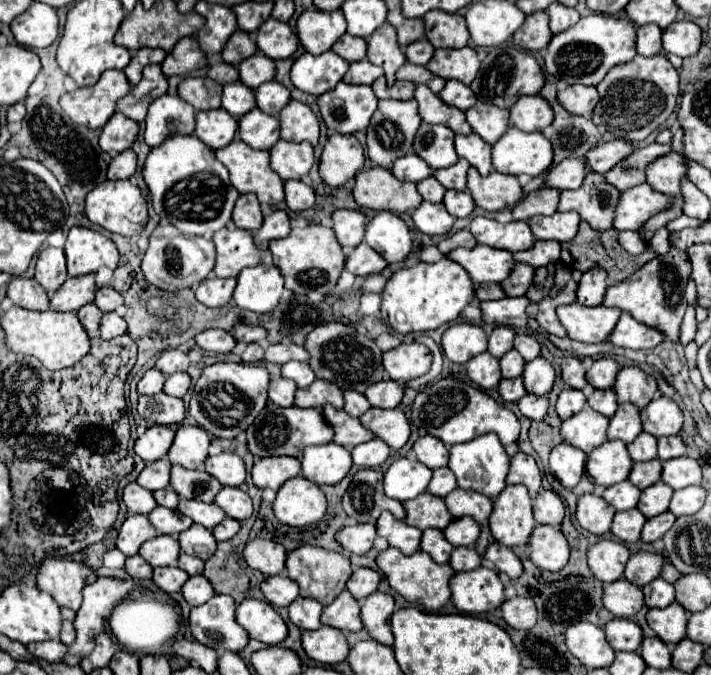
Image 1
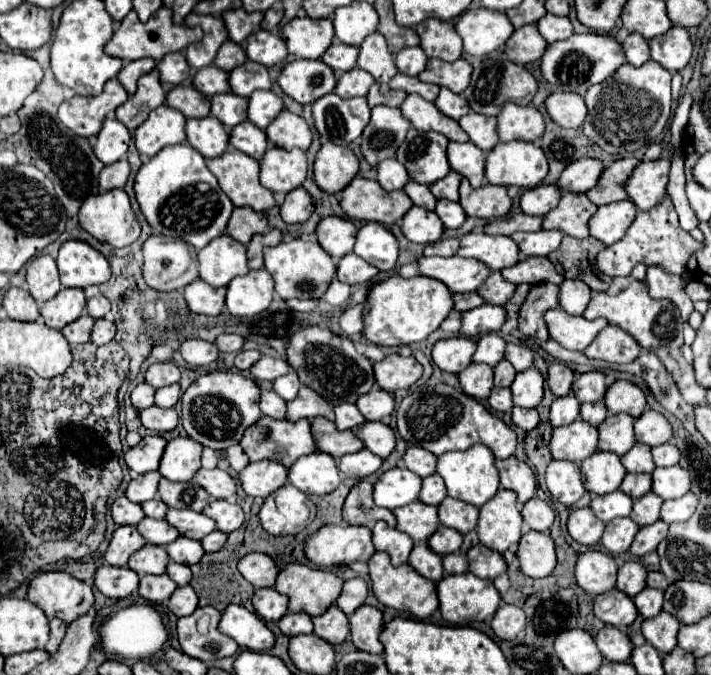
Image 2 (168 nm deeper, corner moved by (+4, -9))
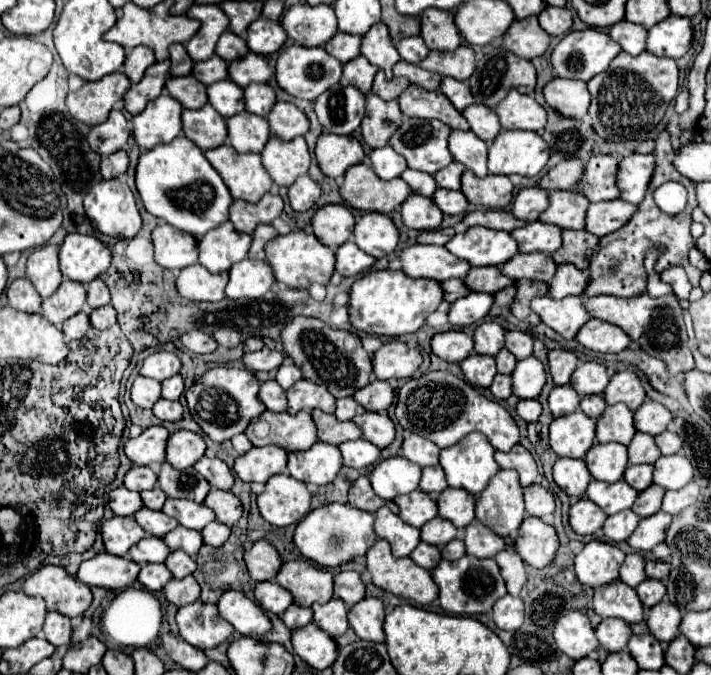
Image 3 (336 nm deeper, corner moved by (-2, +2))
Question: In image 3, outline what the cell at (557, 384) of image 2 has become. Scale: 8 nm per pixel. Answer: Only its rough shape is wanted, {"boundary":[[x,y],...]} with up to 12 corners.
{"boundary":[[562,348],[548,350],[556,386],[568,384],[578,358]]}

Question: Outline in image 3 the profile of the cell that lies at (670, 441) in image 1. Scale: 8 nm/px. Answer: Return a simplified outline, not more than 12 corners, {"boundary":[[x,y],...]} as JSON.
{"boundary":[[668,430],[656,436],[662,454],[676,454],[682,446]]}

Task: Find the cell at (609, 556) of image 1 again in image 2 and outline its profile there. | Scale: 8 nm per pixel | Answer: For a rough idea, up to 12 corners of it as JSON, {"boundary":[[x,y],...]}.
{"boundary":[[600,551],[580,555],[576,581],[600,595],[616,585],[618,565]]}

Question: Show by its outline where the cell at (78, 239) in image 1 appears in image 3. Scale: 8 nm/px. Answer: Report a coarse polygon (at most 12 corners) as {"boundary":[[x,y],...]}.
{"boundary":[[68,234],[60,272],[88,284],[108,270],[110,250],[94,236]]}

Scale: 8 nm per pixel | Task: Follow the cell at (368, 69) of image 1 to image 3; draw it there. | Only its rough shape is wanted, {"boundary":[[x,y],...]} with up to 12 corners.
{"boundary":[[364,56],[344,64],[340,84],[368,94],[378,68]]}

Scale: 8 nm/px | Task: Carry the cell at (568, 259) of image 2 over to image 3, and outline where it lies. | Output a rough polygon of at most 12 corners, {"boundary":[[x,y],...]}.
{"boundary":[[562,230],[562,248],[556,264],[588,268],[586,230]]}

